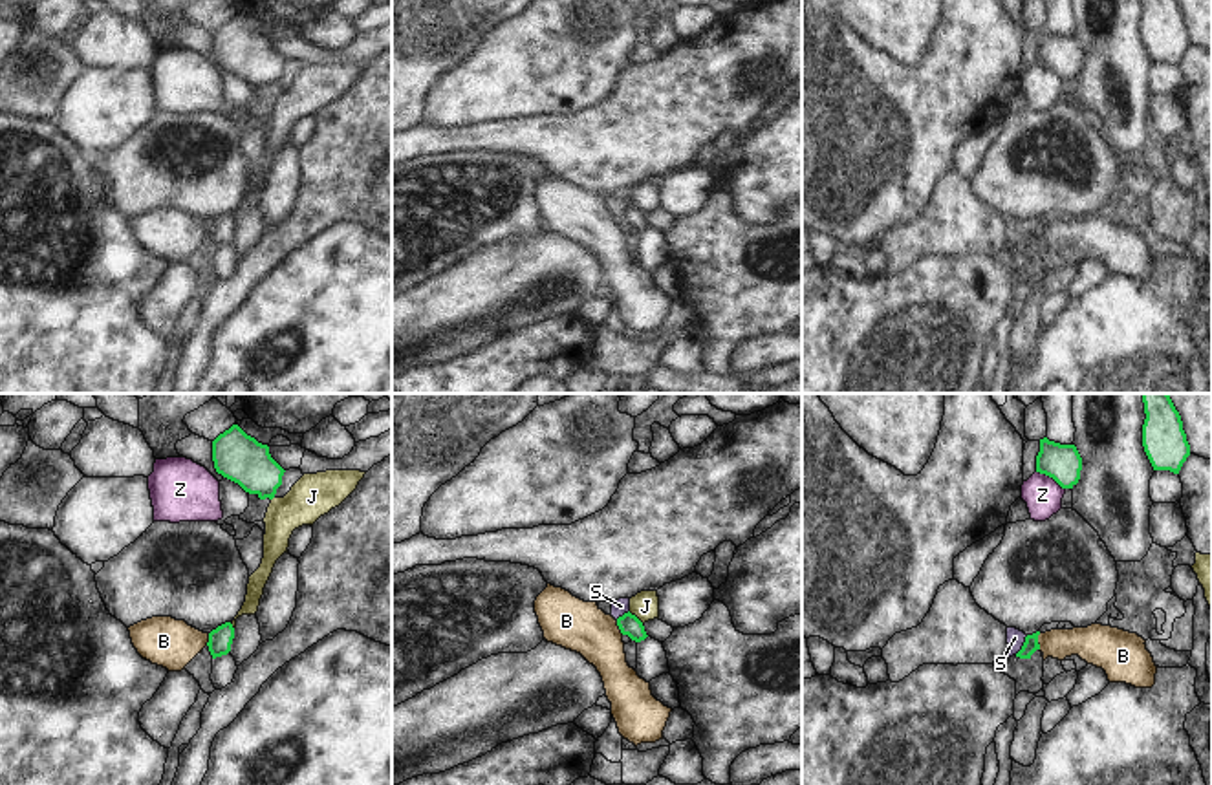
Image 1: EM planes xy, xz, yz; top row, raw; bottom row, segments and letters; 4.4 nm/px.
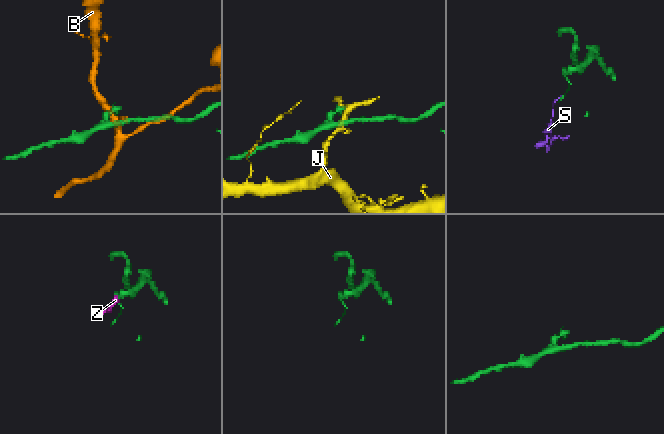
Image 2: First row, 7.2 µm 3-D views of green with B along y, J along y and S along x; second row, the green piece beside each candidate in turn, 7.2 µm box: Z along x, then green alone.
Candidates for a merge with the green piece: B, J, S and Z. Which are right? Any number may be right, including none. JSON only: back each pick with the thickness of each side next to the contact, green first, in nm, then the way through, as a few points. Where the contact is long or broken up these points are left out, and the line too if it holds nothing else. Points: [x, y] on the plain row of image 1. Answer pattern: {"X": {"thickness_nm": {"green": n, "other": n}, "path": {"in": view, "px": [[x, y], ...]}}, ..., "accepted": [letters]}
{"S": {"thickness_nm": {"green": 70, "other": 80}, "path": {"in": "yz", "px": [[1031, 235], [1024, 235], [1015, 227]]}}, "accepted": ["S"]}

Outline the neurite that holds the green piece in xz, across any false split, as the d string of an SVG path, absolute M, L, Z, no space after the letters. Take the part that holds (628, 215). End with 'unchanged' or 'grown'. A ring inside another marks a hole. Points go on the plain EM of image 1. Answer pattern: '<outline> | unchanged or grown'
M630 188L611 192L611 207L617 210L621 223L632 231L641 232L648 227L643 212L630 203Z | grown

